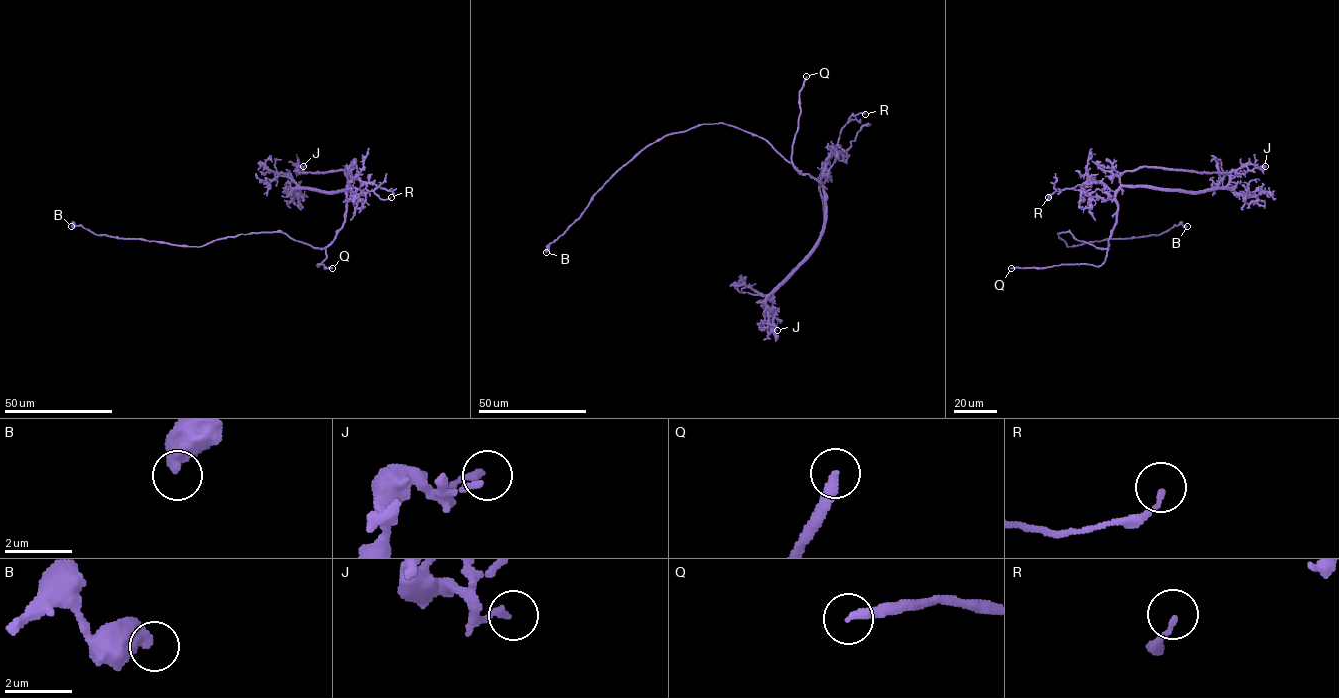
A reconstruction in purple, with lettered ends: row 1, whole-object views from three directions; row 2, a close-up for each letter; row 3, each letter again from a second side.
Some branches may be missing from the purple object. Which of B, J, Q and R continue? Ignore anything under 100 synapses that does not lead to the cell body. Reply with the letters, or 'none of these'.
Q

